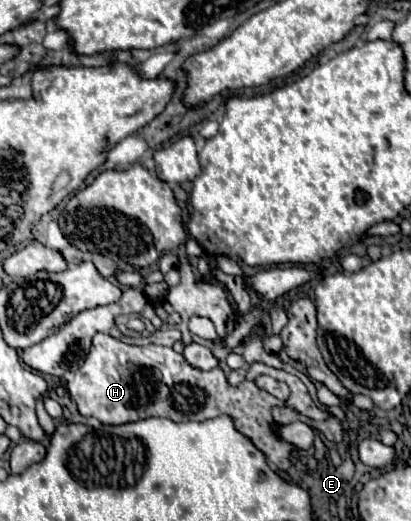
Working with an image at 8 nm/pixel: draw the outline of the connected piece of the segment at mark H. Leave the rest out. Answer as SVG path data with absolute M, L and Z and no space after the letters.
M96 333L84 365L66 383L66 389L80 415L96 417L106 425L122 425L148 417L204 421L218 415L230 415L234 417L240 433L250 437L252 443L266 453L270 467L278 471L288 471L290 467L290 453L294 445L276 433L278 425L272 419L272 407L276 407L278 399L256 385L246 387L244 381L232 387L220 367L210 371L196 369L172 347L152 343L144 347L128 345L106 333Z

